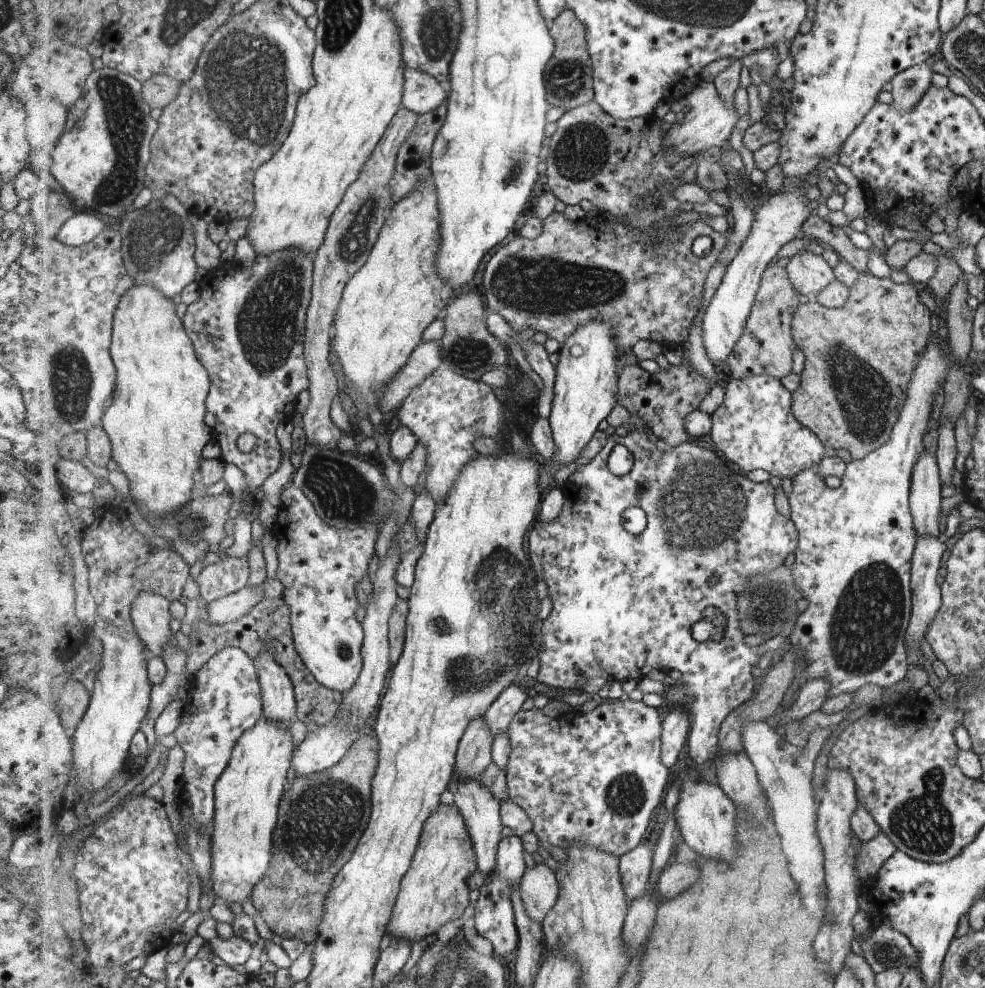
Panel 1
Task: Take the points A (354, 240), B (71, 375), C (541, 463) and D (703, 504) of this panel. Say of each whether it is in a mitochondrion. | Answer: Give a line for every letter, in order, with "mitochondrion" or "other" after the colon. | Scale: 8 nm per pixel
A: mitochondrion
B: mitochondrion
C: other
D: mitochondrion

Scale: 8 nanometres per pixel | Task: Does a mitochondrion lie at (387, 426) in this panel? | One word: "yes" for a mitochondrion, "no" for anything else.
no

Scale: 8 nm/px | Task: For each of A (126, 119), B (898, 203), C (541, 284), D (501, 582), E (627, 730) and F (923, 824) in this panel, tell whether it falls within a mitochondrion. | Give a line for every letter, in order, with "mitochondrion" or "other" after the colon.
A: mitochondrion
B: other
C: mitochondrion
D: mitochondrion
E: other
F: mitochondrion

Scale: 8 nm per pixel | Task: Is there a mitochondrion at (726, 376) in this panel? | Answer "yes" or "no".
no

